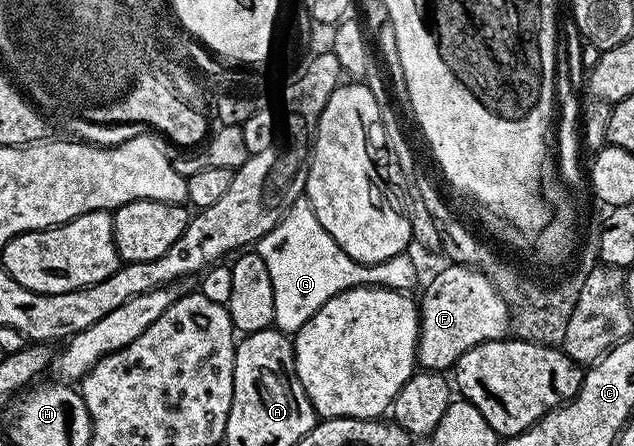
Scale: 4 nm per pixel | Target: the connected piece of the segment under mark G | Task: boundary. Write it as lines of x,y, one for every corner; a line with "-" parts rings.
304,198
296,200
278,226
258,241
258,251
266,270
270,270
270,282
274,282
274,324
285,334
295,334
323,304
346,290
365,286
408,290
416,280
416,264
411,255
401,254
381,264
360,264
350,258
326,234

